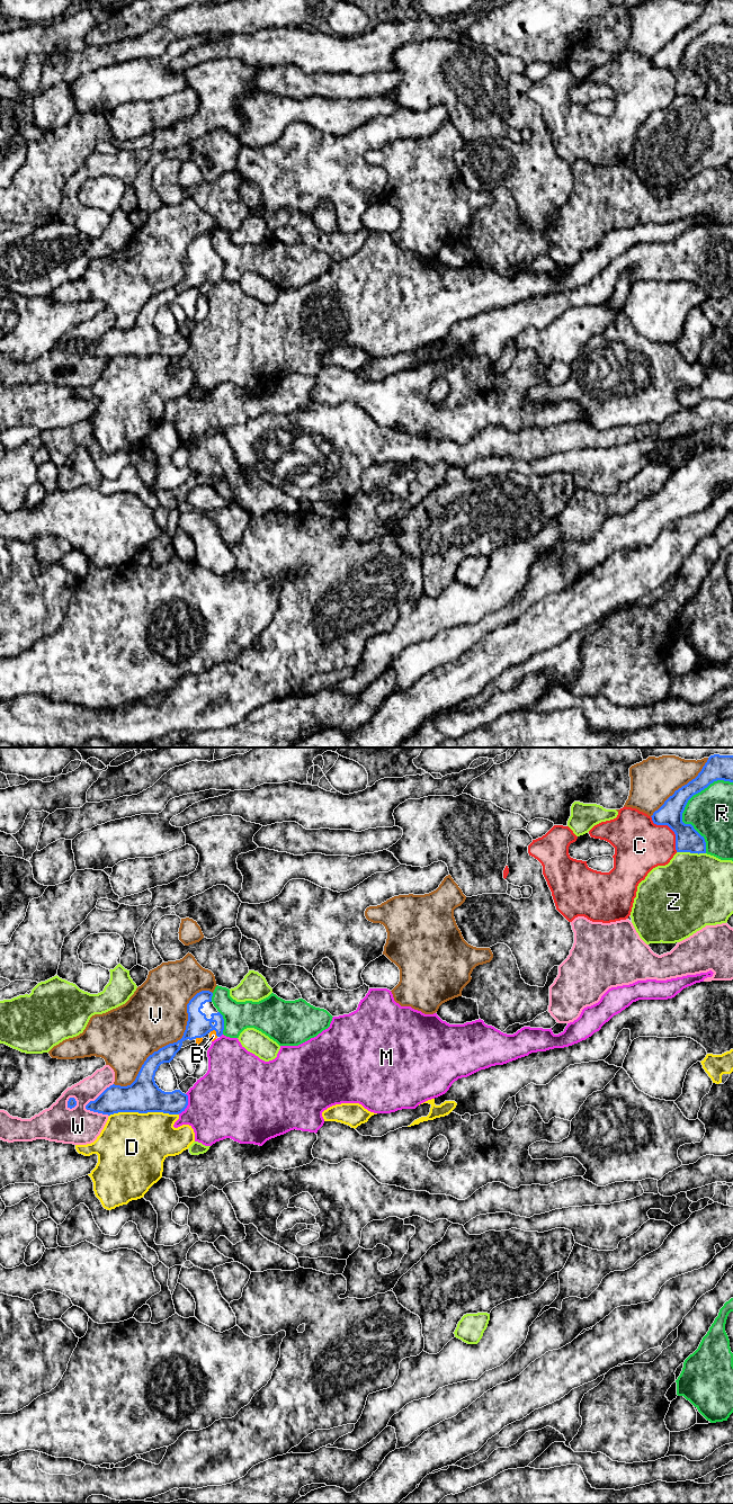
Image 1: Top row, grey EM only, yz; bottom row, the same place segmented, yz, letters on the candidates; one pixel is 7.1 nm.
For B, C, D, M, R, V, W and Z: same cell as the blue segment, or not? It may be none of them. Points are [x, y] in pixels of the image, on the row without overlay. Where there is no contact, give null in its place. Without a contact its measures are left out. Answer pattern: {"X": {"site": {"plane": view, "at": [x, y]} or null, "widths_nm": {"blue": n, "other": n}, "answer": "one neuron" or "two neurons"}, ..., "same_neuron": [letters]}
{"B": {"site": {"plane": "yz", "at": [215, 274]}, "widths_nm": {"blue": 160, "other": 50}, "answer": "one neuron"}, "C": {"site": {"plane": "yz", "at": [670, 71]}, "widths_nm": {"blue": 180, "other": 360}, "answer": "two neurons"}, "D": {"site": {"plane": "yz", "at": [143, 356]}, "widths_nm": {"blue": 240, "other": 480}, "answer": "two neurons"}, "M": {"site": {"plane": "yz", "at": [187, 348]}, "widths_nm": {"blue": 180, "other": 480}, "answer": "two neurons"}, "R": {"site": {"plane": "yz", "at": [685, 50]}, "widths_nm": {"blue": 180, "other": 320}, "answer": "two neurons"}, "V": {"site": {"plane": "yz", "at": [173, 286]}, "widths_nm": {"blue": 160, "other": 440}, "answer": "two neurons"}, "W": {"site": {"plane": "yz", "at": [99, 339]}, "widths_nm": {"blue": 200, "other": 240}, "answer": "two neurons"}, "Z": {"site": {"plane": "yz", "at": [691, 96]}, "widths_nm": {"blue": 180, "other": 480}, "answer": "two neurons"}, "same_neuron": ["B"]}

